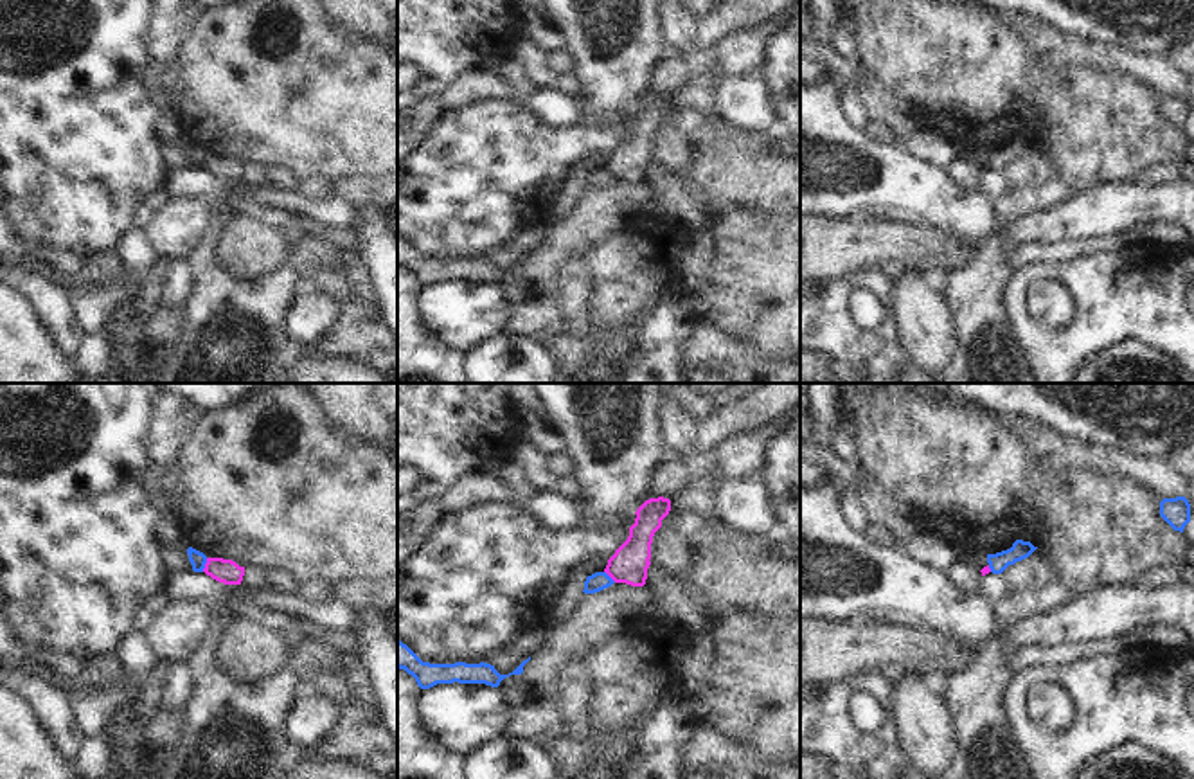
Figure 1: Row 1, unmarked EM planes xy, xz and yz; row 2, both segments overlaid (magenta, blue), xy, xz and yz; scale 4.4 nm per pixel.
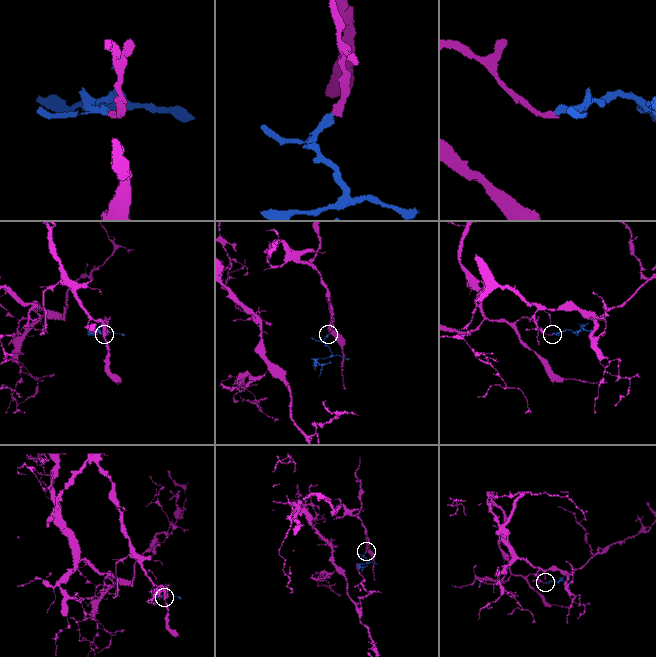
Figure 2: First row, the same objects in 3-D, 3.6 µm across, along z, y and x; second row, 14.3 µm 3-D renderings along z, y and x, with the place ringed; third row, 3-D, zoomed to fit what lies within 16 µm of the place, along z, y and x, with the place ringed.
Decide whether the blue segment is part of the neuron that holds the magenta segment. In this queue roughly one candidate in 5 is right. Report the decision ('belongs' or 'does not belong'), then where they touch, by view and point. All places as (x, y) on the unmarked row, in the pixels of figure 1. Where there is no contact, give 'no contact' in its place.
does not belong; contact xy (205, 162)

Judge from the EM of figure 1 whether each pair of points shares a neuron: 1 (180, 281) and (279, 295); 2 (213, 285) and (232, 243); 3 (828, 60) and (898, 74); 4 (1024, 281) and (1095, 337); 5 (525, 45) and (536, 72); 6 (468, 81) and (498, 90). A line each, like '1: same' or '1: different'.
1: different
2: different
3: different
4: same
5: same
6: same

